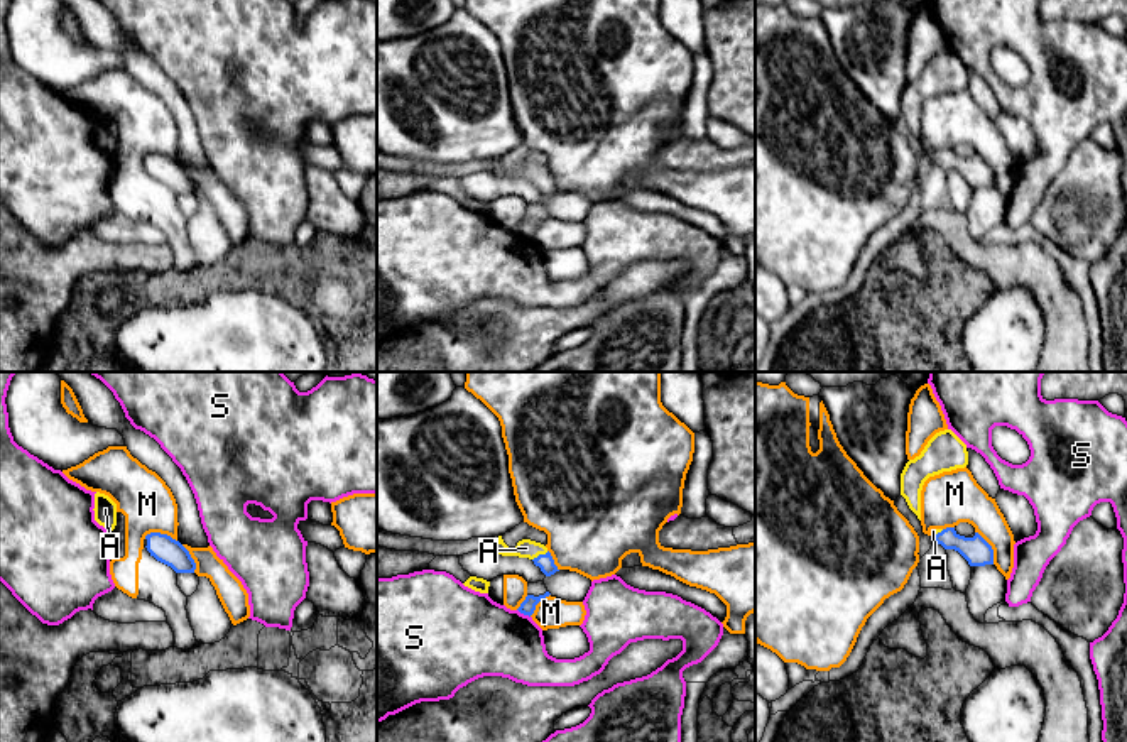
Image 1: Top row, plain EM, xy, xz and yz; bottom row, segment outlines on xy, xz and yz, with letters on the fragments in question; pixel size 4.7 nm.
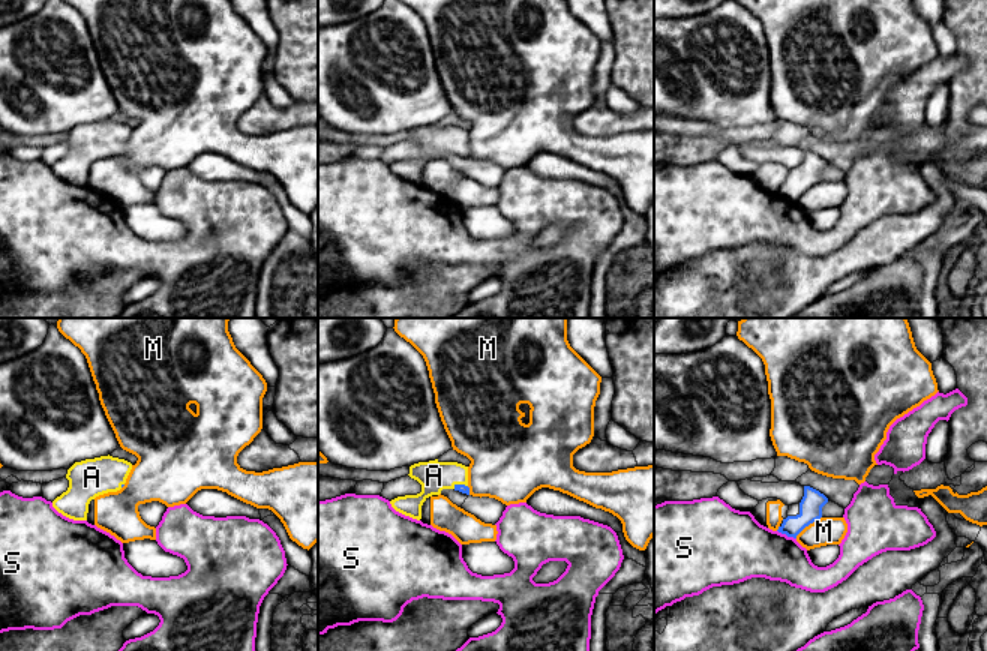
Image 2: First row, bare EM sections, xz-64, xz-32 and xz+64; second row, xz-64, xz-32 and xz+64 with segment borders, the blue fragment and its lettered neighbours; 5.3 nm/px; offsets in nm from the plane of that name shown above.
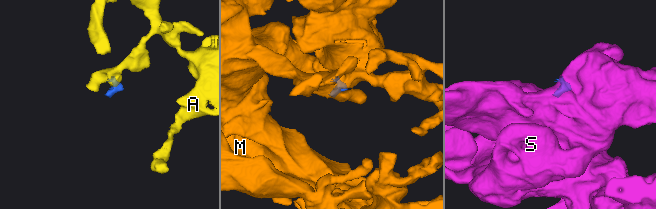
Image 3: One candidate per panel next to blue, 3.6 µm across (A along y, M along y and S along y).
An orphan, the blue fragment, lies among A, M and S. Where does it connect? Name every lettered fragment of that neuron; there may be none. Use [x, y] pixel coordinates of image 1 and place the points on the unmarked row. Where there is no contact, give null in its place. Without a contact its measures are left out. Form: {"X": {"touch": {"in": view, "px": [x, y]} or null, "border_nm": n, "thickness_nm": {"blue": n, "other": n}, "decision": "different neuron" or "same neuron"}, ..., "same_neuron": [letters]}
{"A": {"touch": {"in": "xz", "px": [539, 176]}, "border_nm": 90, "thickness_nm": {"blue": 80, "other": 90}, "decision": "same neuron"}, "M": {"touch": {"in": "xy", "px": [159, 154]}, "border_nm": 160, "thickness_nm": {"blue": 130, "other": 260}, "decision": "different neuron"}, "S": {"touch": {"in": "xz", "px": [524, 235]}, "border_nm": 80, "thickness_nm": {"blue": 70, "other": 380}, "decision": "different neuron"}, "same_neuron": ["A"]}

